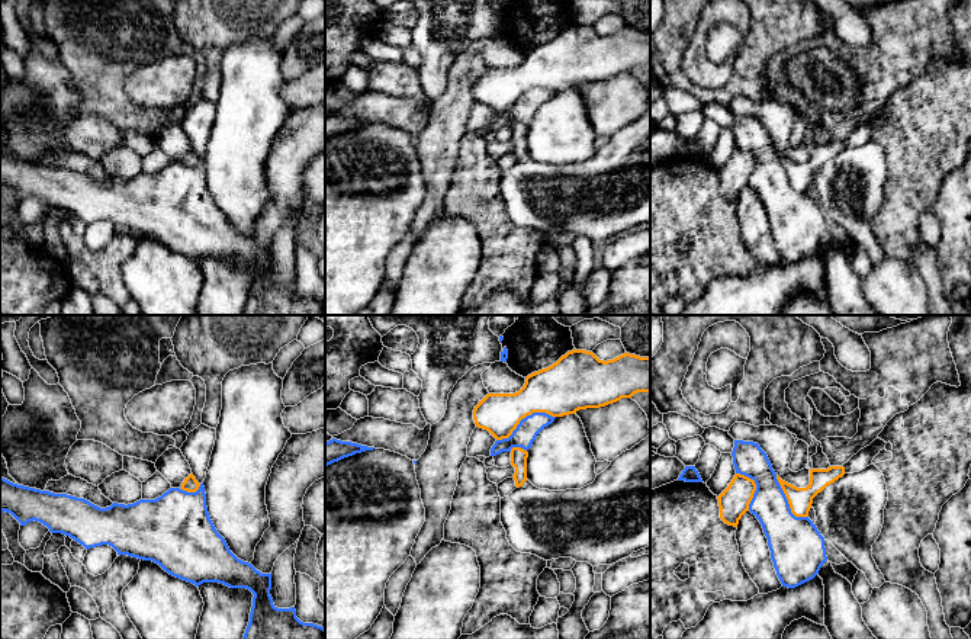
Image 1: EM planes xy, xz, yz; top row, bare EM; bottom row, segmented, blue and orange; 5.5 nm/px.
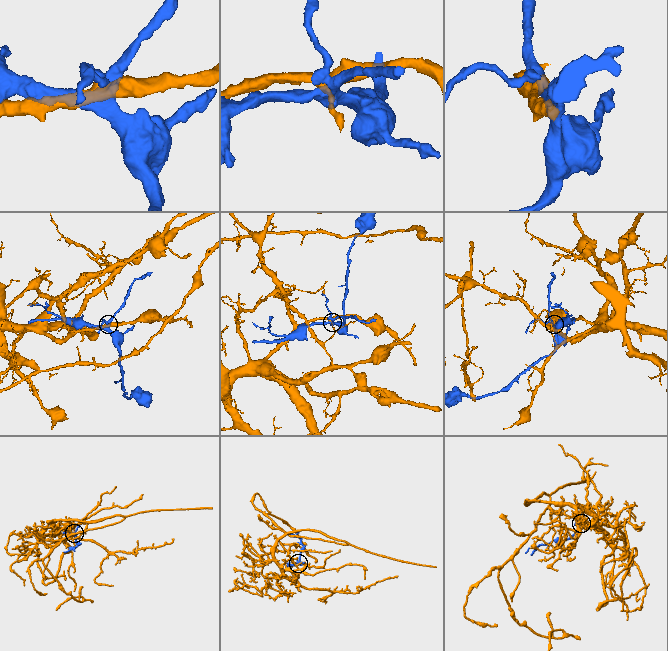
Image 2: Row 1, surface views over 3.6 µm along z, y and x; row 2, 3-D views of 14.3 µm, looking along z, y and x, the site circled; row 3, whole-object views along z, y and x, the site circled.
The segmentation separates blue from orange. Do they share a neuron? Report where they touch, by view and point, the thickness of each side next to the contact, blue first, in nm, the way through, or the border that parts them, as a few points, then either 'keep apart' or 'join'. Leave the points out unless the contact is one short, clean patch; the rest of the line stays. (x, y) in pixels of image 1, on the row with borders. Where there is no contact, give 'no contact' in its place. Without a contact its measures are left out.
xz (526, 417) | 120/280 nm | keep apart

